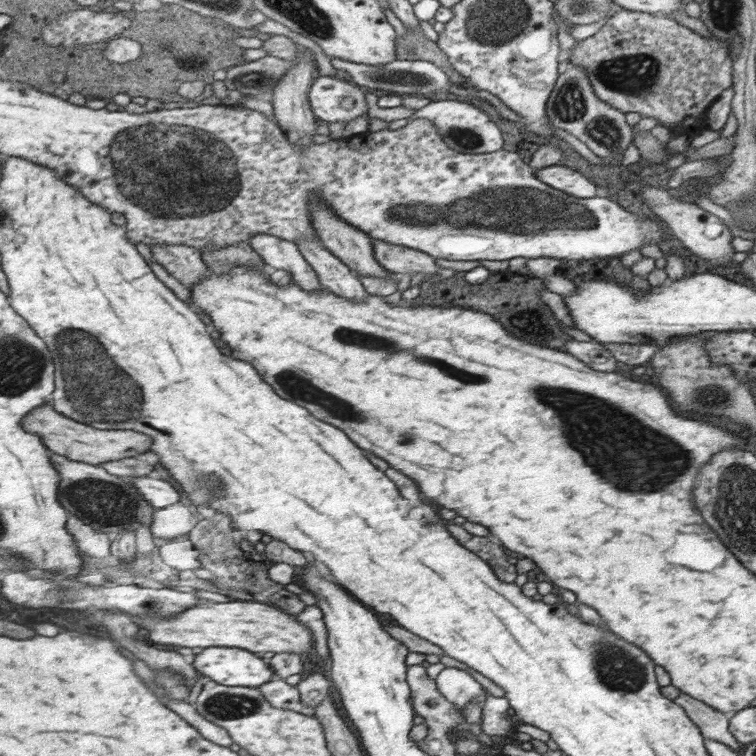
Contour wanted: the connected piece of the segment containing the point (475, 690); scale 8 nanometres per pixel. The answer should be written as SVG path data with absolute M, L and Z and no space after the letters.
M446 667L440 674L435 678L437 689L446 697L446 700L452 701L452 704L457 706L459 713L463 716L462 710L466 704L472 700L479 702L482 707L486 700L486 691L482 688L482 685L478 683L467 671L454 668Z

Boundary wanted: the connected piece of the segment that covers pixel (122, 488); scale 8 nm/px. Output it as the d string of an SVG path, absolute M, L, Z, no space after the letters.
M52 452L52 457L62 475L60 499L71 515L79 516L100 532L107 532L112 539L124 530L136 532L140 526L150 528L152 511L156 508L148 504L128 478L116 476L101 465L75 461L58 453Z

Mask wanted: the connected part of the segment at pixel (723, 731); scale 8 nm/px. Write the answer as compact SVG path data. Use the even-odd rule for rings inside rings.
M680 693L673 701L682 705L682 708L693 719L693 723L701 729L705 739L717 740L728 748L742 751L744 746L740 745L729 731L729 719L726 718L724 712L692 698L689 694Z

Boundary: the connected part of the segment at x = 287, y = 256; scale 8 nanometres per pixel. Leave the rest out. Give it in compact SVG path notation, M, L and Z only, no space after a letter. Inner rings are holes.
M266 233L252 235L248 241L266 265L290 274L292 282L306 292L320 292L324 289L320 278L306 262L296 243Z

